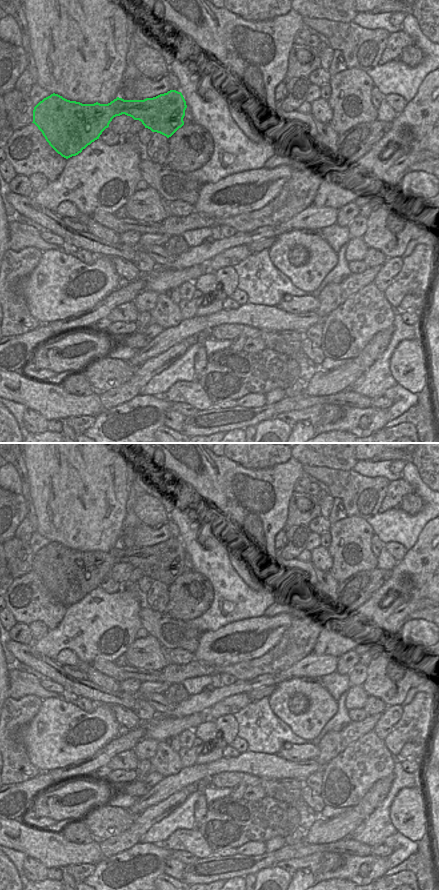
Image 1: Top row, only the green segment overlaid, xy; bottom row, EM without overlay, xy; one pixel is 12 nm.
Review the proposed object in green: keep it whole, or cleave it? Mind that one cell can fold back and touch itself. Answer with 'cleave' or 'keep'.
keep

